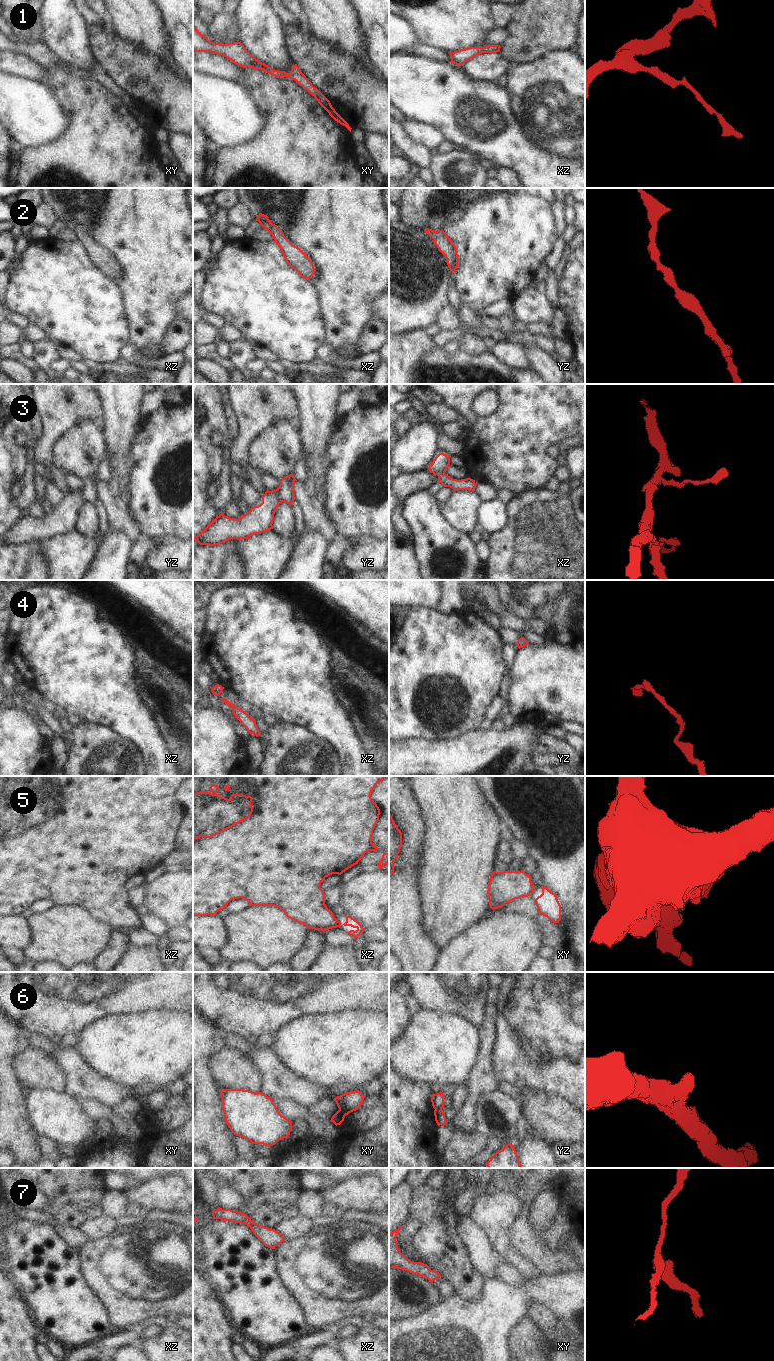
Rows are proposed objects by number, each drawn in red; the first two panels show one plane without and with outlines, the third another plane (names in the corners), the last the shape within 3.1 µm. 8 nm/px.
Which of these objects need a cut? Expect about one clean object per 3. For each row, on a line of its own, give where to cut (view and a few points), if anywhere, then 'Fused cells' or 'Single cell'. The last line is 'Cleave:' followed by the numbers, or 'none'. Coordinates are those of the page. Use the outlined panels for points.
1: No split. Single cell
2: No split. Single cell
3: No split. Single cell
4: No split. Single cell
5: Split along xz (337, 921), (338, 926). Fused cells
6: Split along xy (339, 1108), (343, 1108), (348, 1113). Fused cells
7: No split. Single cell
Cleave: 5, 6.

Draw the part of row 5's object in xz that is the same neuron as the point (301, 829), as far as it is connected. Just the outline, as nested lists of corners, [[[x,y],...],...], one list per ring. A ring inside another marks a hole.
[[[193,776],[193,804],[197,794],[218,796],[228,802],[233,796],[249,798],[251,811],[248,816],[210,836],[193,837],[193,916],[216,915],[224,910],[231,900],[242,898],[249,906],[274,906],[284,914],[309,929],[326,931],[337,928],[338,920],[325,904],[325,894],[320,884],[332,874],[343,872],[358,864],[364,854],[379,850],[373,843],[373,830],[379,820],[380,809],[372,800],[373,789],[387,776]]]

